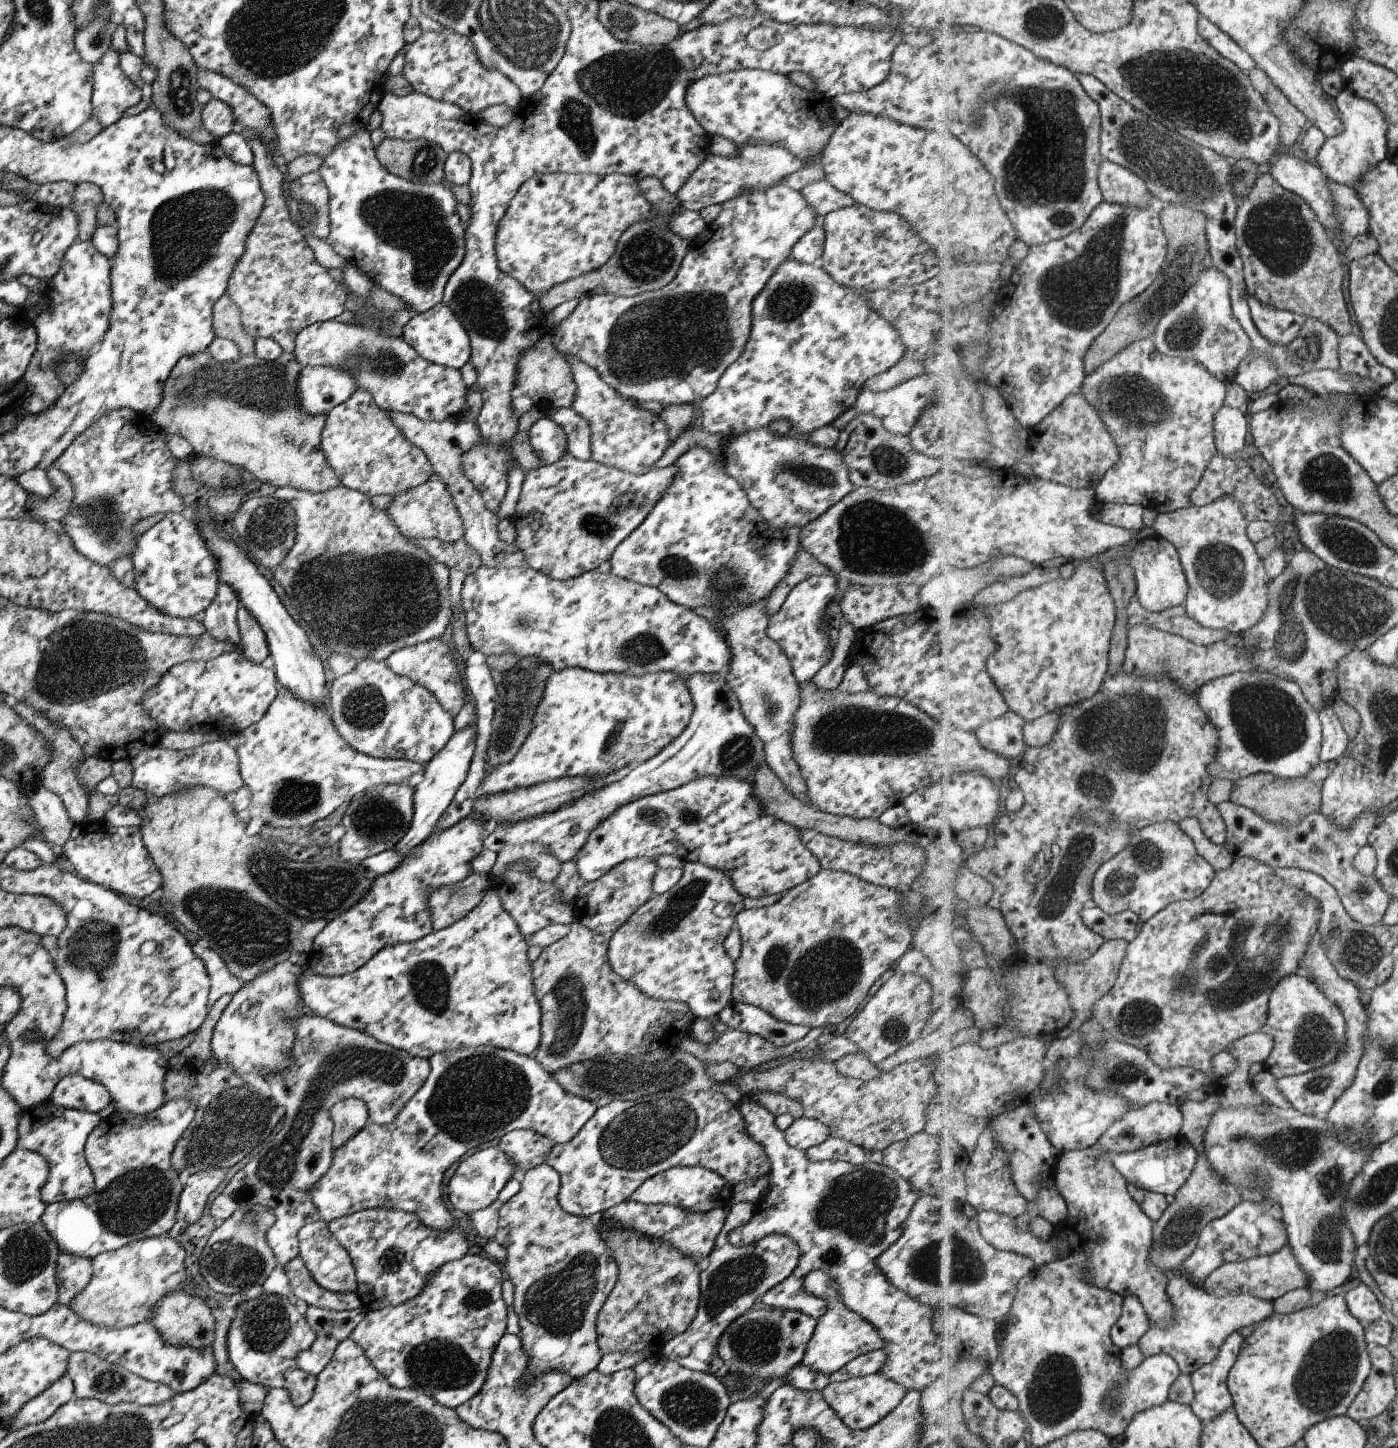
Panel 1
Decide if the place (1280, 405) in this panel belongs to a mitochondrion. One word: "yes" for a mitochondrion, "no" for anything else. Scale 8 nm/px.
no

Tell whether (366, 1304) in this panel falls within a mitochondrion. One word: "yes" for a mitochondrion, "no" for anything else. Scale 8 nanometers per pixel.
no

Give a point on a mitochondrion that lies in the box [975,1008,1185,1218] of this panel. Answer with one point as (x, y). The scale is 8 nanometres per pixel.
(1123, 1072)

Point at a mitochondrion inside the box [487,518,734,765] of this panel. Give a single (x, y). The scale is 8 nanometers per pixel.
(518, 681)

